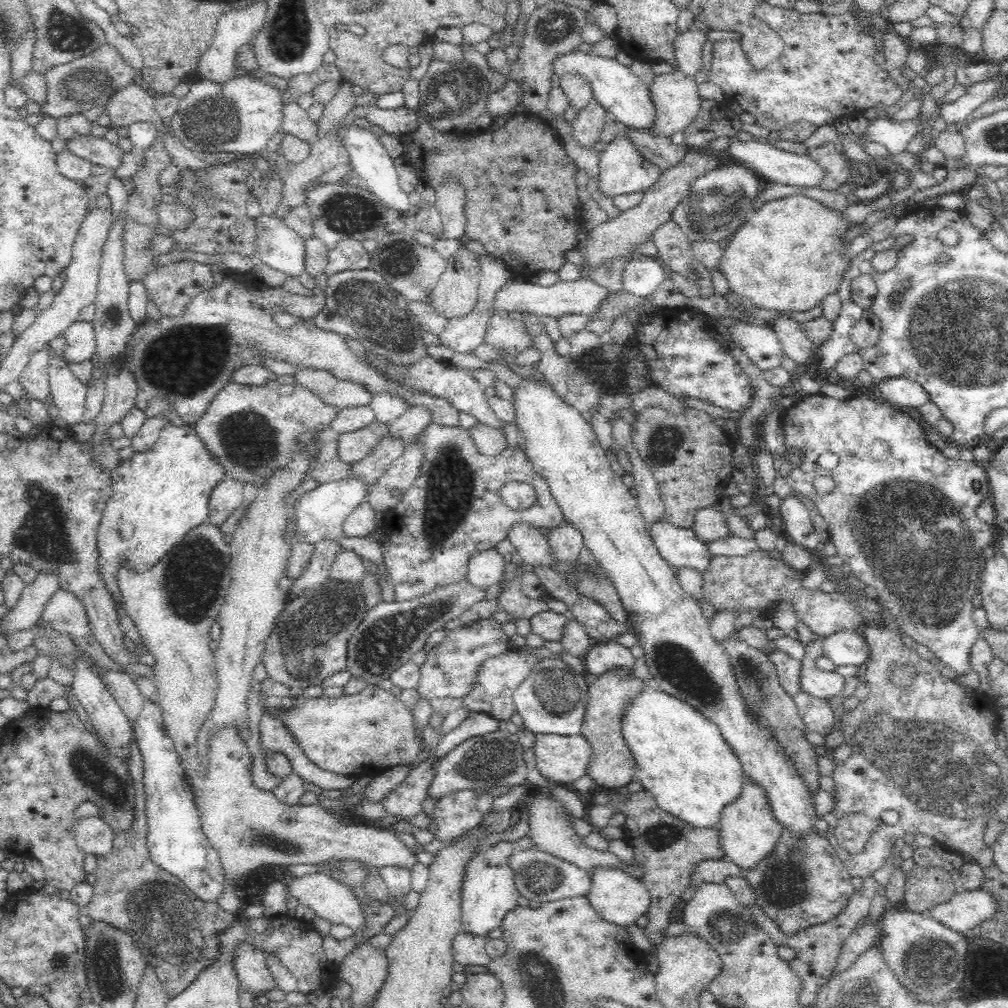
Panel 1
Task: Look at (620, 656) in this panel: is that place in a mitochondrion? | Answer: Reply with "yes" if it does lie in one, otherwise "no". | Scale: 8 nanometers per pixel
no

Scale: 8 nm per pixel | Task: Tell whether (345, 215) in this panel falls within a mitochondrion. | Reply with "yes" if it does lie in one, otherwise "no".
yes

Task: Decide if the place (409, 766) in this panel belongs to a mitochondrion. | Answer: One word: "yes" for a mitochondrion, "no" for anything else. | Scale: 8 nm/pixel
no

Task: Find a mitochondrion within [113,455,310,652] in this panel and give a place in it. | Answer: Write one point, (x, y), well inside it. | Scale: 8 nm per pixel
(192, 577)

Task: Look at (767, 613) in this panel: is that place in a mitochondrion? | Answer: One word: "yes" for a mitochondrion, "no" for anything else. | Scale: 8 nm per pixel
no

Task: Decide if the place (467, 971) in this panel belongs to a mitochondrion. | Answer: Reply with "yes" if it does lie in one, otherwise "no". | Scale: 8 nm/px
no

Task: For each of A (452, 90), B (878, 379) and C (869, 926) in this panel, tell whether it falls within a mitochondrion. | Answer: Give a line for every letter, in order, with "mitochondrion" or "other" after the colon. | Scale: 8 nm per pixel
A: mitochondrion
B: other
C: other

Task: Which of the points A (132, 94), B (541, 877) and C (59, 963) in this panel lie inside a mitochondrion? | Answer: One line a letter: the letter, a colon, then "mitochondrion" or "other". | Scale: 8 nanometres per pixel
A: other
B: mitochondrion
C: mitochondrion

